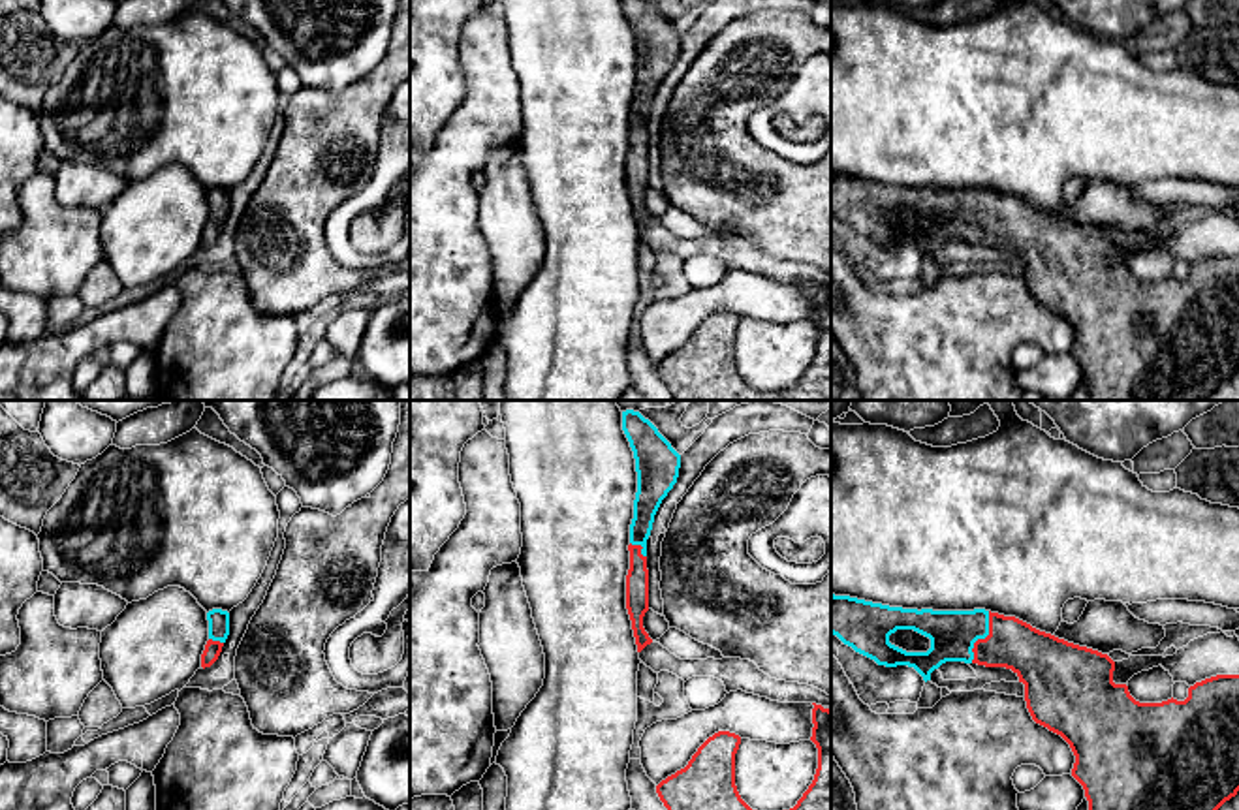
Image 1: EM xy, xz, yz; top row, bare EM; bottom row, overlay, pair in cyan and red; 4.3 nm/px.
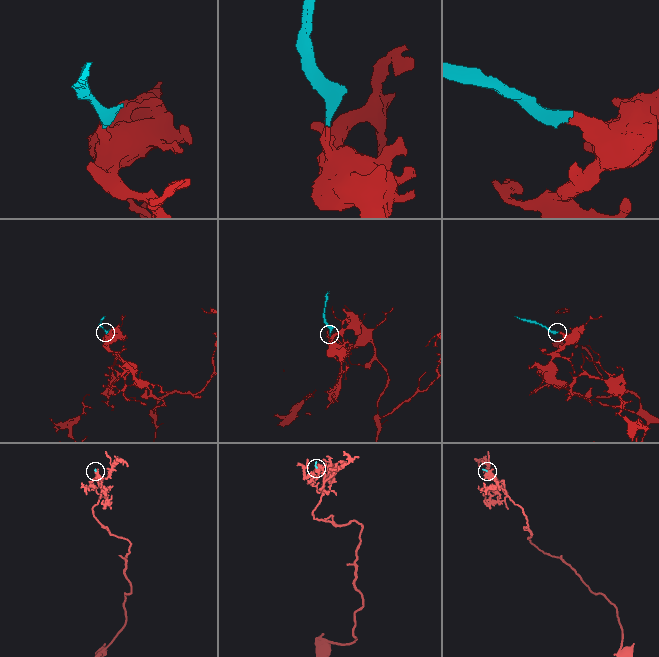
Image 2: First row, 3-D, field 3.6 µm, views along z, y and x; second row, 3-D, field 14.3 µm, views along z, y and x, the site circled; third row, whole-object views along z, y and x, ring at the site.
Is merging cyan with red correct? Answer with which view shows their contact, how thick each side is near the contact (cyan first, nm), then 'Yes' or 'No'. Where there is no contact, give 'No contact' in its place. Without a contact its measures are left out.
Touches cyan in yz. Thickness 200 nm (cyan) against 220 nm. Yes

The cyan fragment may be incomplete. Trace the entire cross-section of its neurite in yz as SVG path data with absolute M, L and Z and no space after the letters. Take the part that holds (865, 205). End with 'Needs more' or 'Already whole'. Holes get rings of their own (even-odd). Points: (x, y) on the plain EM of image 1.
M831 173L831 212L878 244L914 246L923 259L946 241L1012 248L1025 263L1025 280L1032 299L1060 314L1072 327L1072 355L1083 365L1090 400L1203 400L1239 370L1239 254L1216 254L1188 267L1184 280L1136 280L1126 263L1113 261L1115 241L1098 229L1079 226L1040 210L1030 203L991 192L902 188L850 175ZM897 209L914 209L931 218L927 231L906 231L889 222Z. Needs more

